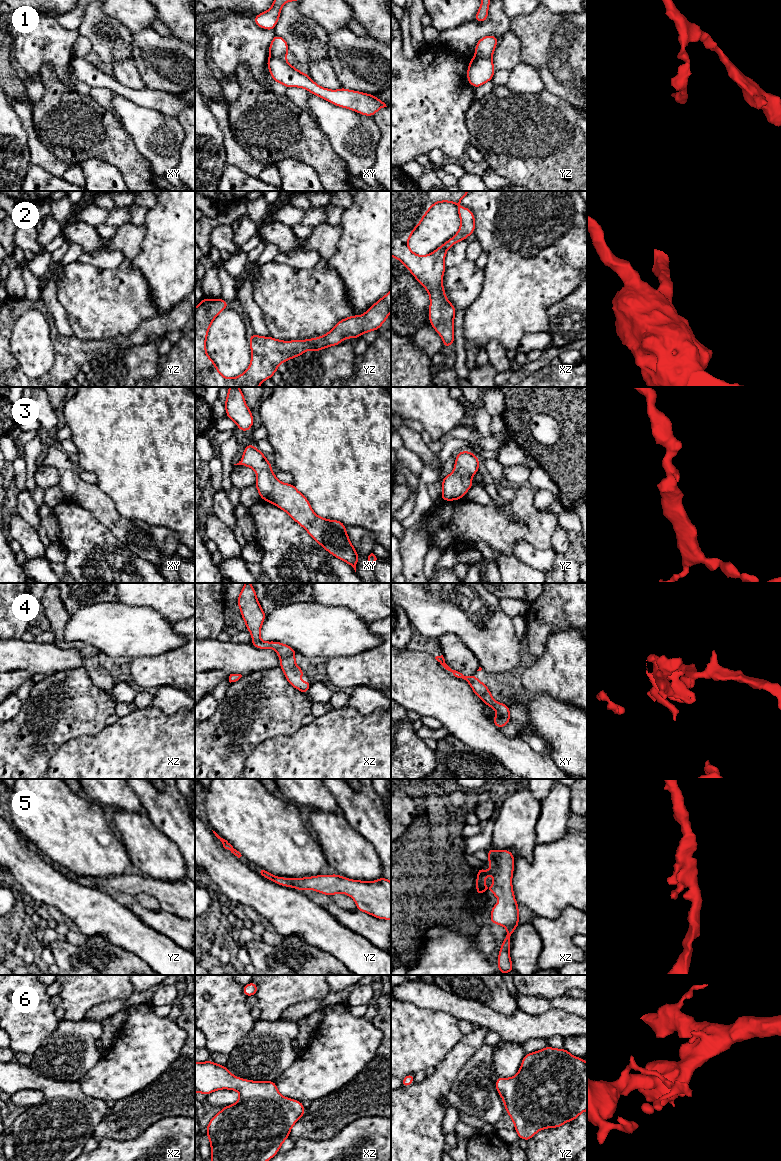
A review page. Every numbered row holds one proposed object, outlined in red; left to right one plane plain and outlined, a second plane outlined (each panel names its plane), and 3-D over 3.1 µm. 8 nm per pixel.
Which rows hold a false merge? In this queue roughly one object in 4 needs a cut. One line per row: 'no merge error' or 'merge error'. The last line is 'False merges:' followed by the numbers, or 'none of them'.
1: merge error
2: no merge error
3: no merge error
4: no merge error
5: no merge error
6: no merge error
False merges: 1

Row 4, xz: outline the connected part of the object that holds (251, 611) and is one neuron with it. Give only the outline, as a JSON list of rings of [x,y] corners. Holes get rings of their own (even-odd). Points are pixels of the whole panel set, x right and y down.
[[[250,583],[244,584],[237,604],[240,608],[242,618],[245,621],[246,628],[252,635],[251,644],[258,649],[271,648],[275,650],[280,657],[280,668],[283,670],[287,681],[291,686],[307,695],[311,682],[304,681],[301,683],[299,681],[299,677],[304,676],[305,672],[295,663],[295,654],[297,653],[295,649],[280,642],[264,642],[260,639],[260,630],[266,613],[262,610],[256,597],[256,591]]]

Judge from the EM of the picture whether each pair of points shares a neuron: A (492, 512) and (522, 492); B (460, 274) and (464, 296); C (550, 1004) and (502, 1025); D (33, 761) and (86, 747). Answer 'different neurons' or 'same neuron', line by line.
A: same neuron
B: same neuron
C: different neurons
D: different neurons

